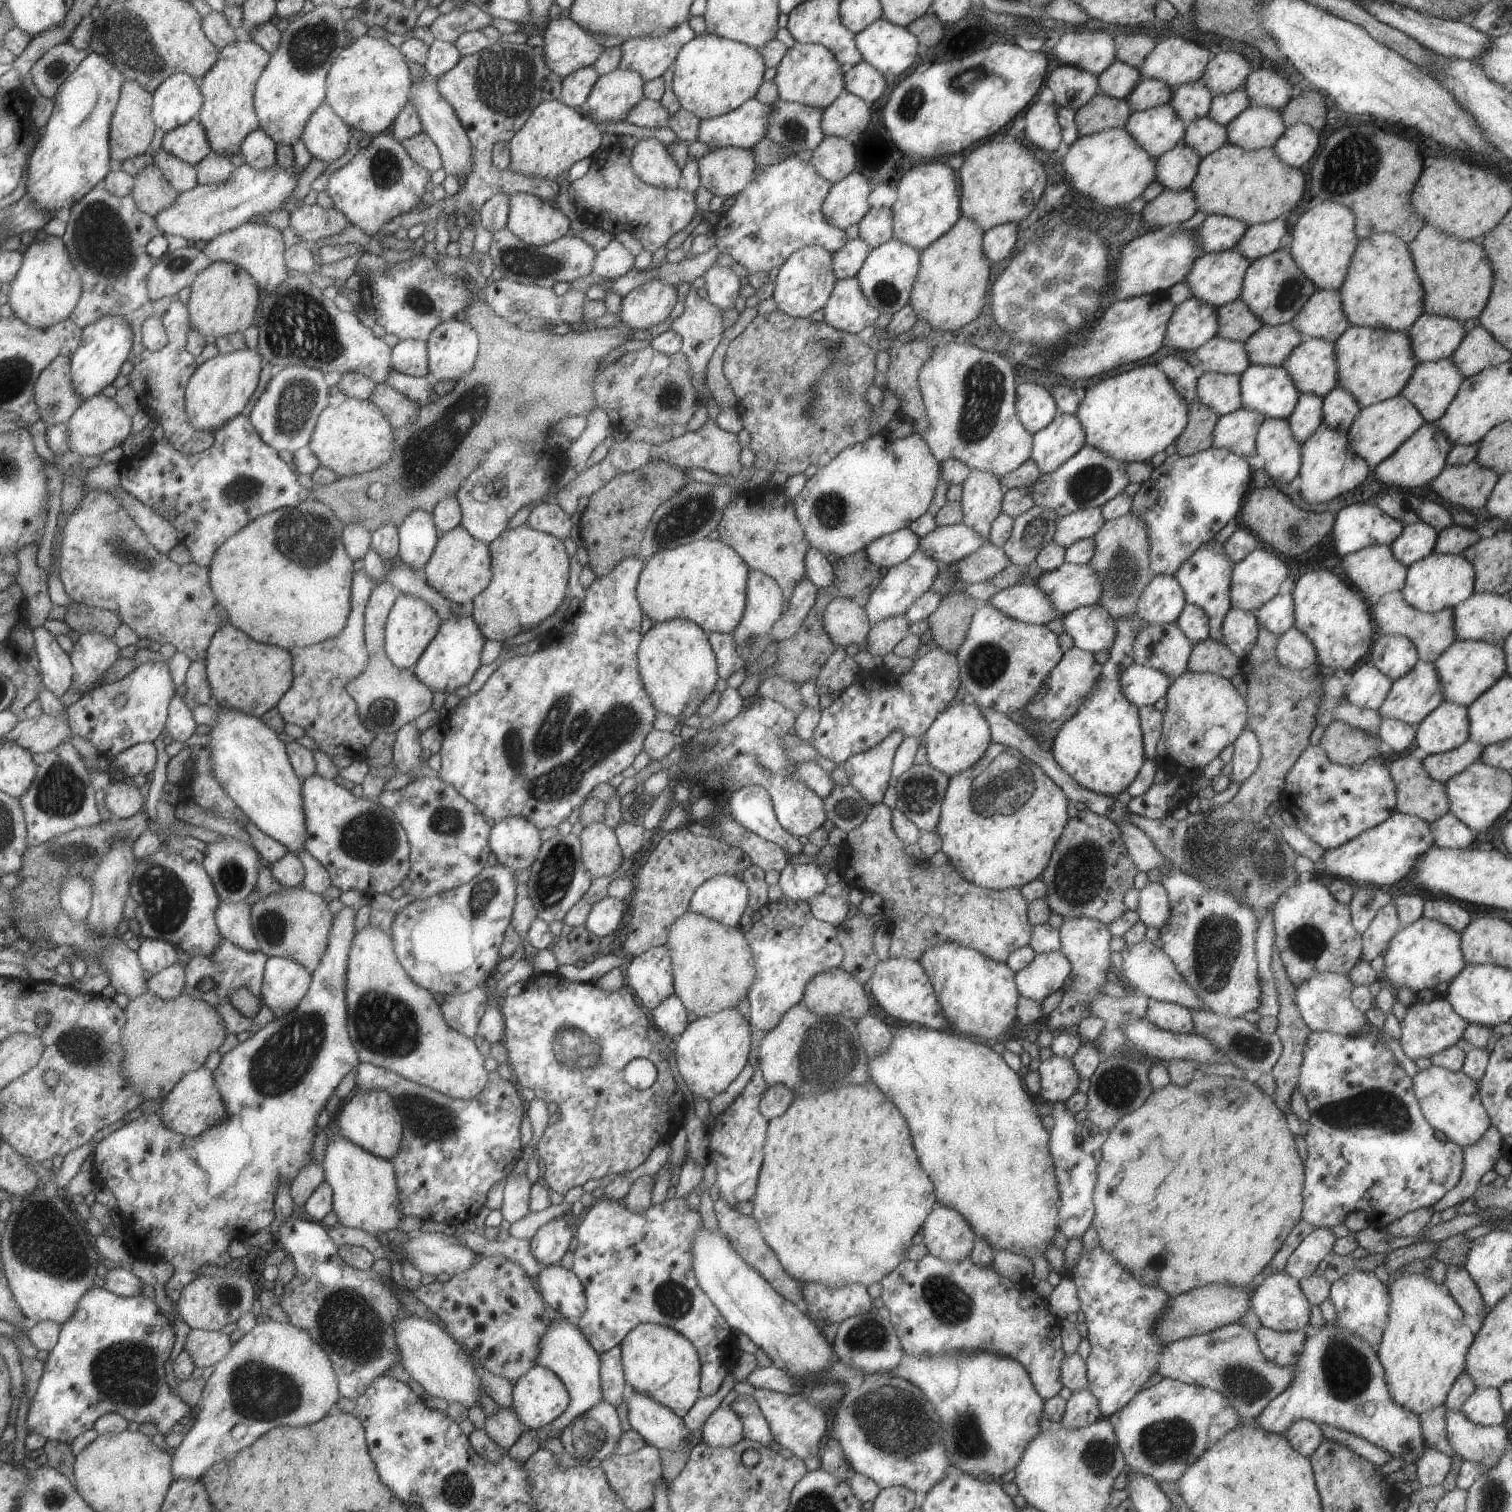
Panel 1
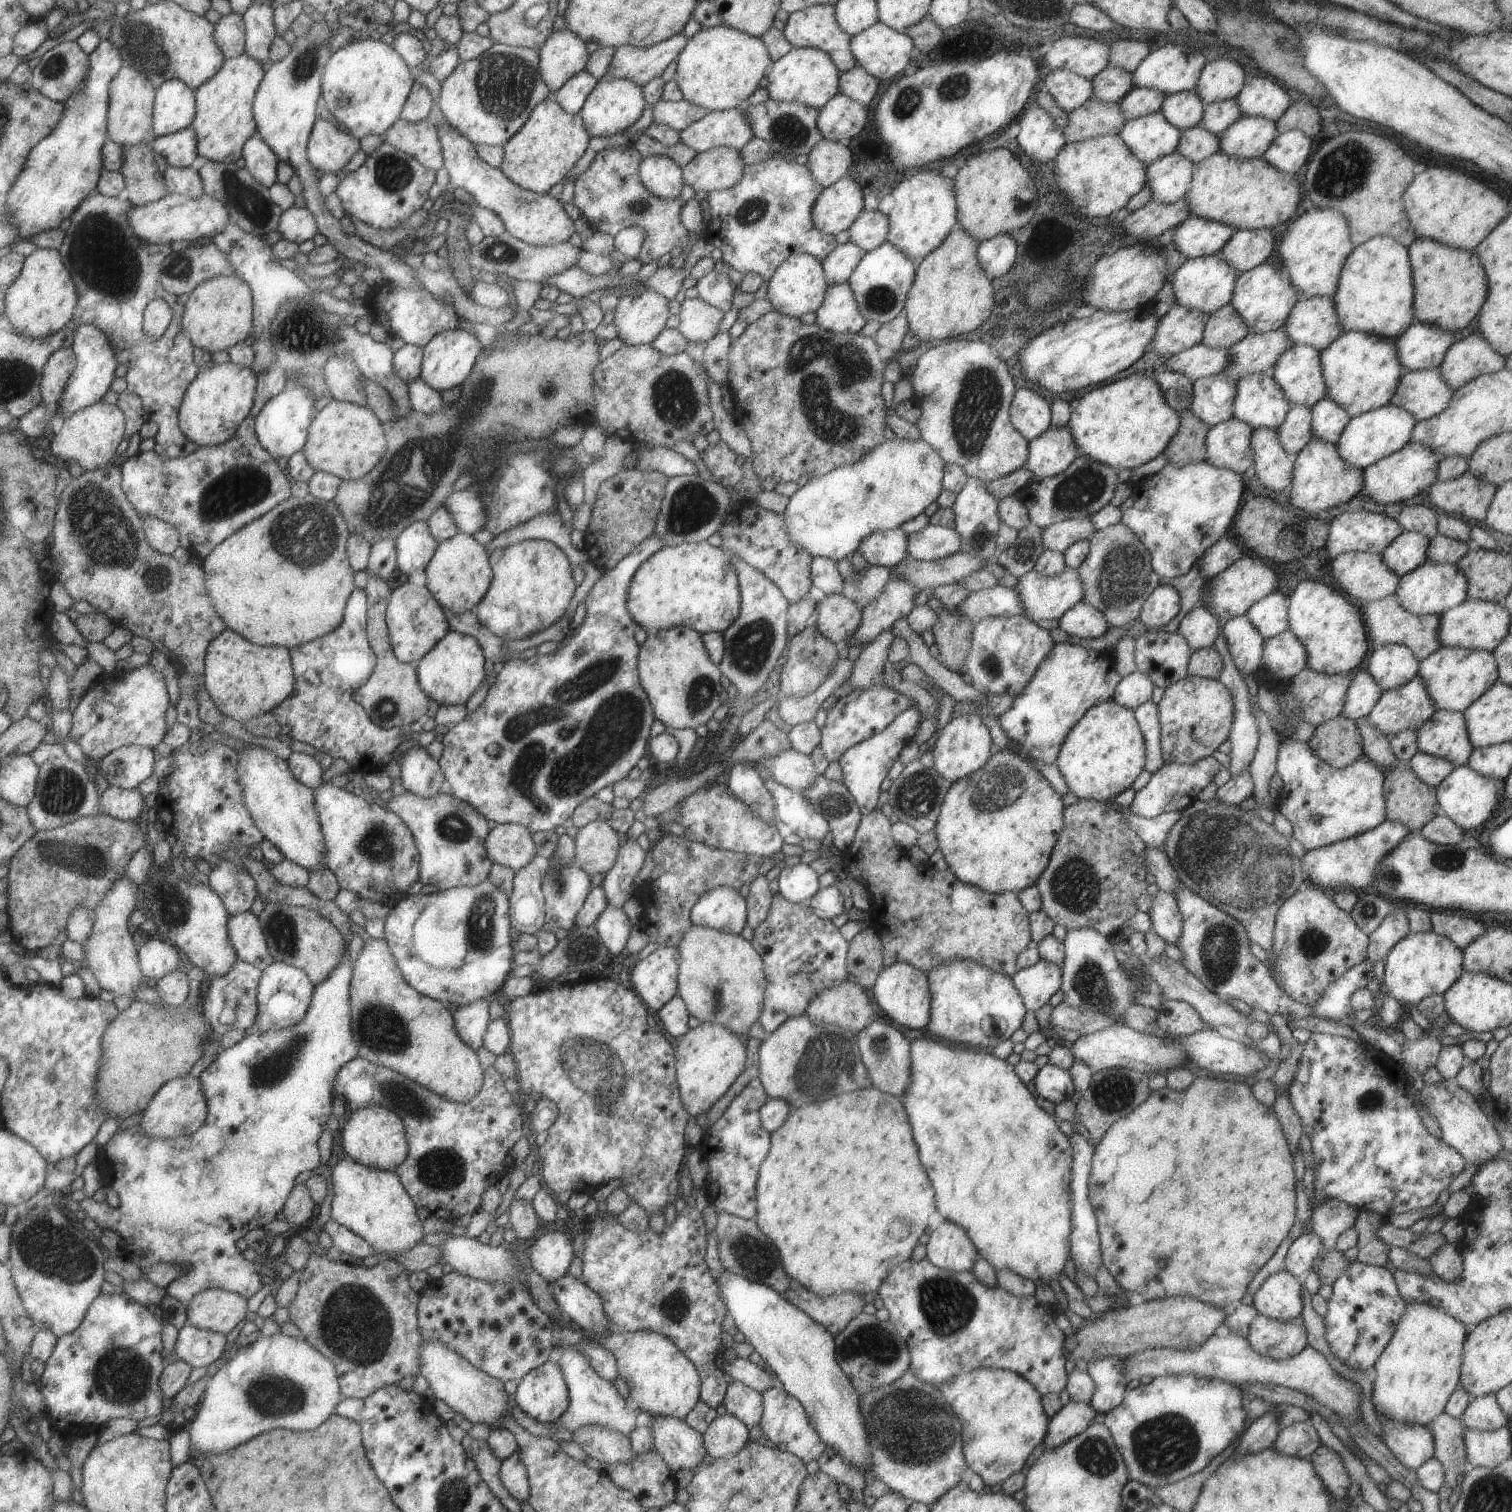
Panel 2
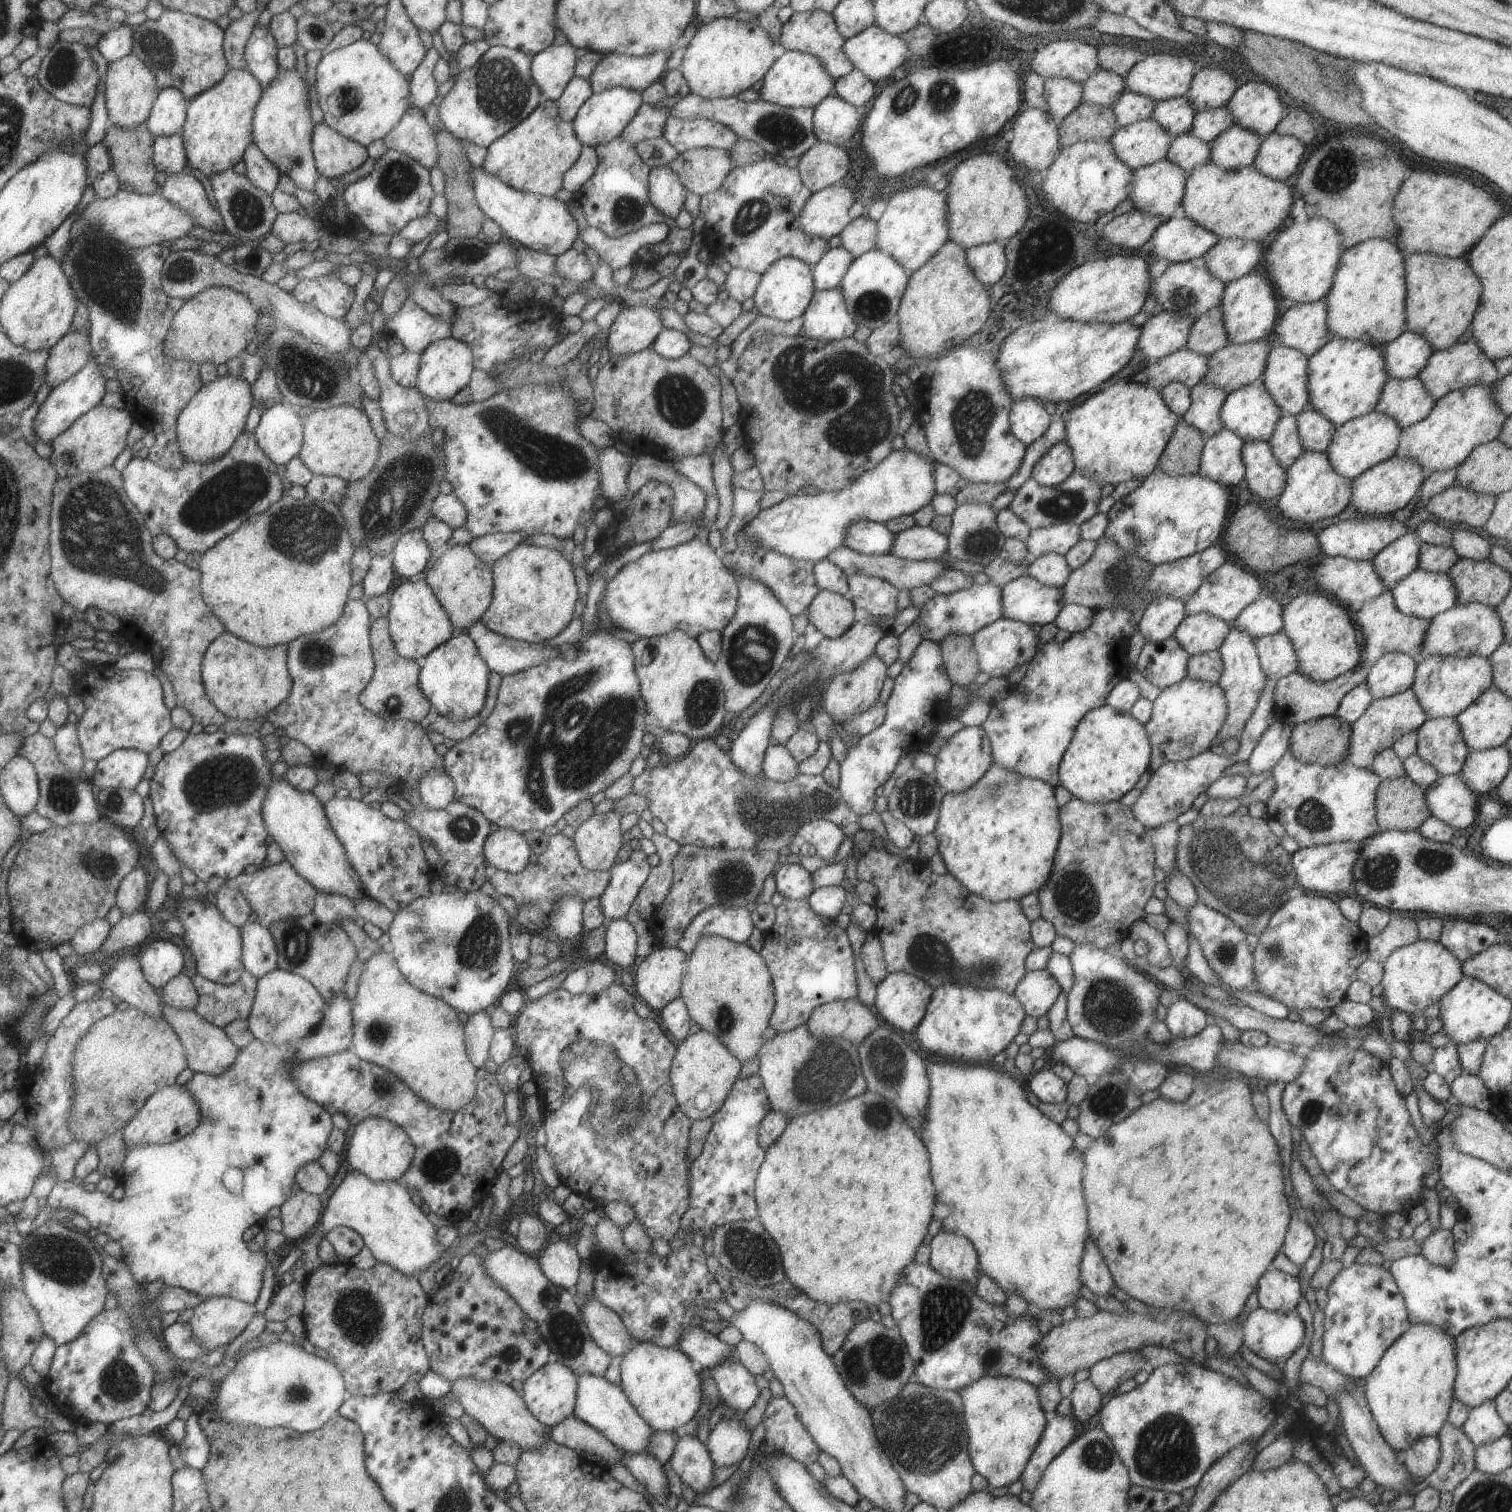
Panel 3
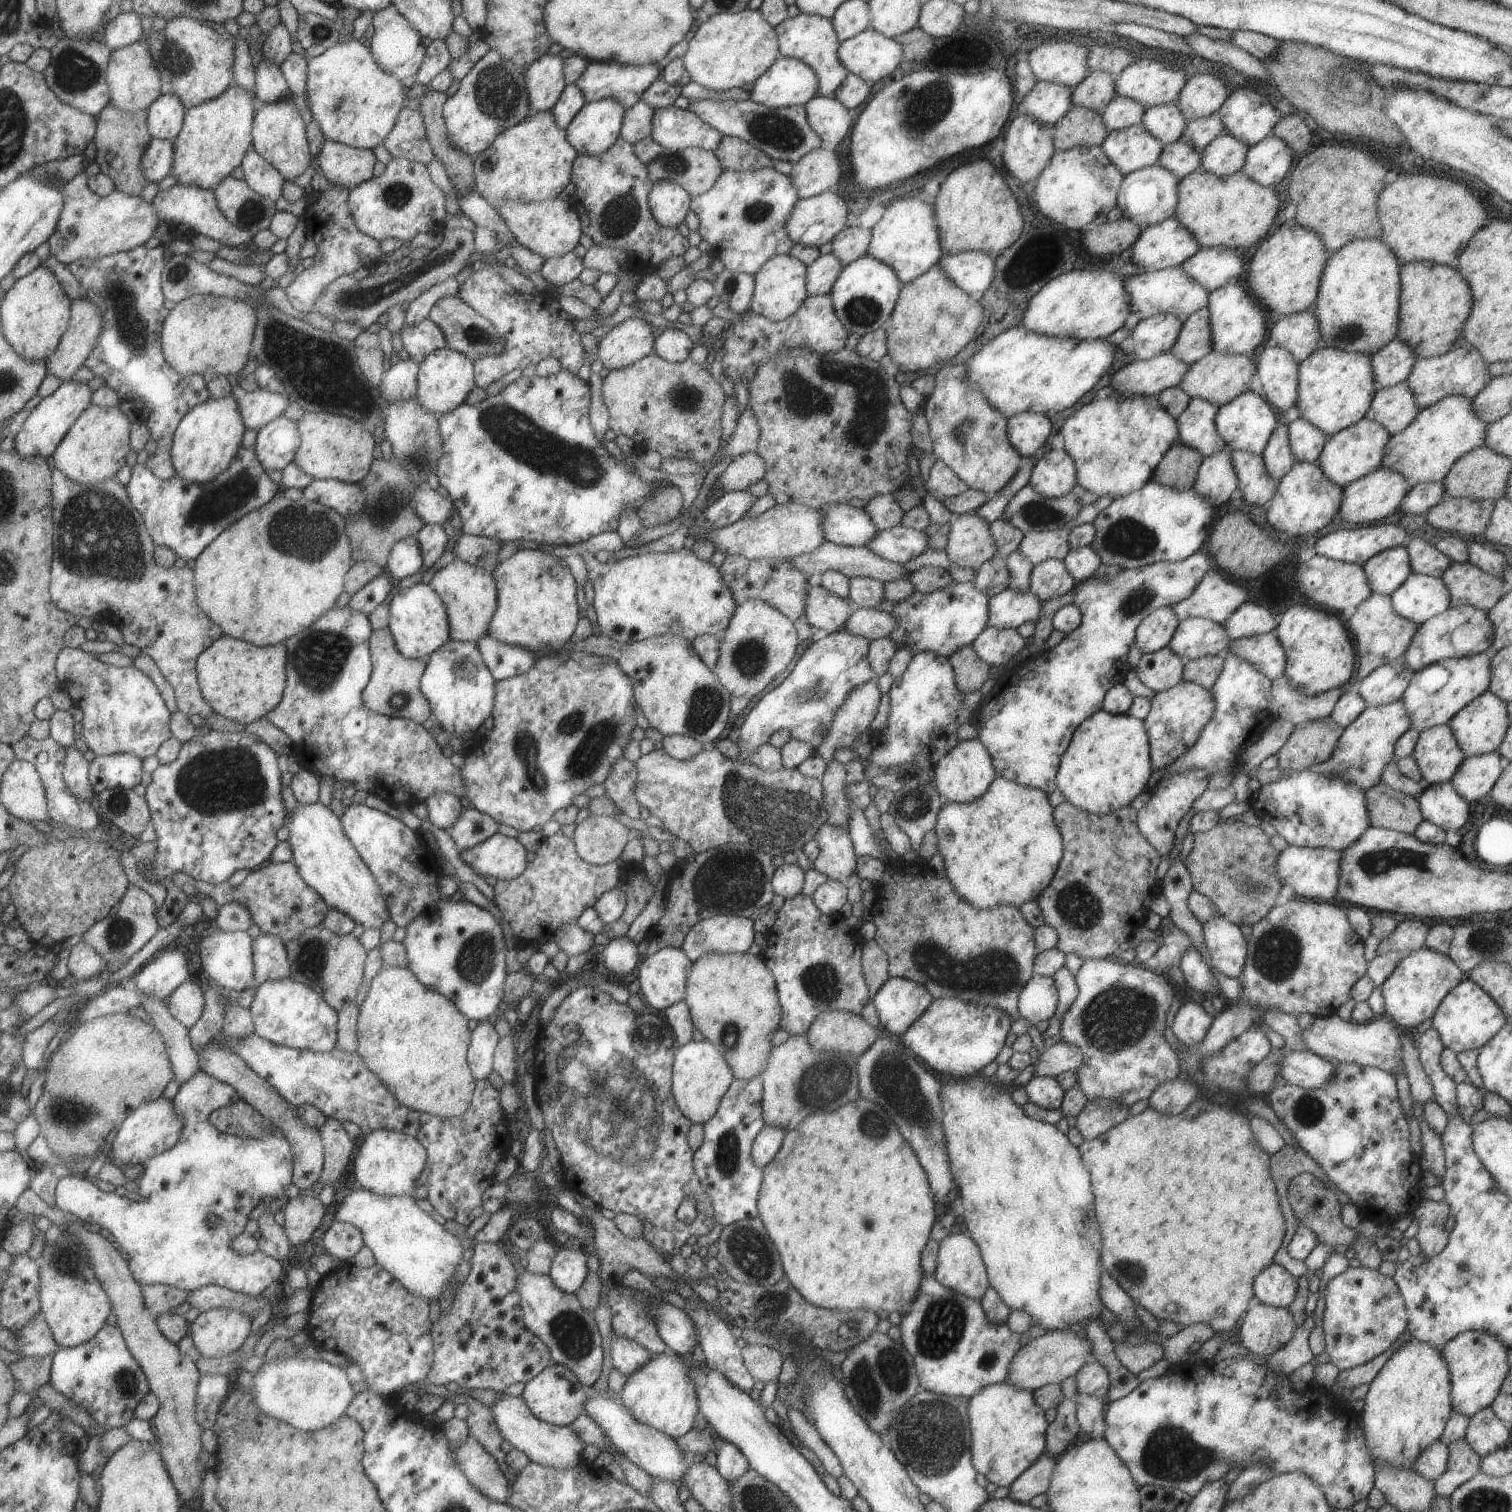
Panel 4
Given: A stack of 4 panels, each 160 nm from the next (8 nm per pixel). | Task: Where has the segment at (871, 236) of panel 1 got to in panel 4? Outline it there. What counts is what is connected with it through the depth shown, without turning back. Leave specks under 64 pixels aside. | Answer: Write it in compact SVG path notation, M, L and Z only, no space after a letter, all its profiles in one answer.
M845 226L830 240L831 253L842 265L849 264L866 254L870 236L870 229Z

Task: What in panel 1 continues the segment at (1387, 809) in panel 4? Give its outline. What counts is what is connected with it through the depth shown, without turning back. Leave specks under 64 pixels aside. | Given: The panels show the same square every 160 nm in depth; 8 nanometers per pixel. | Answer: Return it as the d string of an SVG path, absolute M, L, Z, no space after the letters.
M1408 752L1395 756L1389 764L1388 773L1395 787L1395 812L1413 815L1429 824L1448 811L1444 784L1433 780L1423 770L1421 761L1415 759Z

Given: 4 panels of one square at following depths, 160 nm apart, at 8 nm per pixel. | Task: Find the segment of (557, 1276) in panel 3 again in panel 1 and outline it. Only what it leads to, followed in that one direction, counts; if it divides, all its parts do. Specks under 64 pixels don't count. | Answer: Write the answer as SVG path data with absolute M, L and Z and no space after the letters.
M551 1219L530 1238L530 1253L543 1267L557 1265L571 1242L571 1230L563 1219Z

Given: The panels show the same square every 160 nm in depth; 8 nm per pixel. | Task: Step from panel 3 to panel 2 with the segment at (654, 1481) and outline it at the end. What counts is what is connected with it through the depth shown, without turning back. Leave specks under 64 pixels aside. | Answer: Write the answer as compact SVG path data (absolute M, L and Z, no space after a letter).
M581 1427L572 1432L572 1440L583 1449L588 1457L600 1463L631 1462L637 1454L632 1449L629 1436L601 1427Z

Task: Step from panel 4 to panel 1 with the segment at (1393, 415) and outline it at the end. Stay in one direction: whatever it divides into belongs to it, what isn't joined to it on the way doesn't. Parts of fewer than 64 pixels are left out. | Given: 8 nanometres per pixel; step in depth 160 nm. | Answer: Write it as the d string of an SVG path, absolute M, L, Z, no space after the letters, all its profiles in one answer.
M1450 358L1418 362L1399 396L1419 411L1425 423L1433 424L1443 416L1463 379Z

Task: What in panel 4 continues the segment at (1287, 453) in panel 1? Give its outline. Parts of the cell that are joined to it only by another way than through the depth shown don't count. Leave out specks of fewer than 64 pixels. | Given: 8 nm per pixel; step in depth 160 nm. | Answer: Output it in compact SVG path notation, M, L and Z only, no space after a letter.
M1232 450L1230 461L1243 500L1261 506L1272 499L1277 483L1267 474L1261 455Z

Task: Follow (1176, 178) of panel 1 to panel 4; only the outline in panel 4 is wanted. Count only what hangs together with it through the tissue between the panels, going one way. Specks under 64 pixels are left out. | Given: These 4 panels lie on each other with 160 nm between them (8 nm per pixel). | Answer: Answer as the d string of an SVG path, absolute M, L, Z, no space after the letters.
M1158 164L1134 170L1123 176L1116 196L1116 205L1123 217L1132 220L1143 230L1146 226L1159 224L1174 216L1178 197L1177 184L1176 176Z

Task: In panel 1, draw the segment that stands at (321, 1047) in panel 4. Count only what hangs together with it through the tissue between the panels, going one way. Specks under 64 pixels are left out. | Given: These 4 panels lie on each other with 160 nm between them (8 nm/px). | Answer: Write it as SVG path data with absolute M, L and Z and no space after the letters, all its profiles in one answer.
M267 957L265 974L262 976L262 990L259 1000L262 1006L271 1009L275 1019L289 1014L305 996L311 982L311 974L298 962L285 957Z

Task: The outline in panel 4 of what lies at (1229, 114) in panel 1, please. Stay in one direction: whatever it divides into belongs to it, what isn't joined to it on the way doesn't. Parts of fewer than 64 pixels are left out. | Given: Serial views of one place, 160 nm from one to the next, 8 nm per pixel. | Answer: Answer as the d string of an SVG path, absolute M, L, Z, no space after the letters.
M1217 112L1206 117L1195 118L1186 123L1181 141L1189 143L1200 154L1215 137L1225 135L1223 123Z

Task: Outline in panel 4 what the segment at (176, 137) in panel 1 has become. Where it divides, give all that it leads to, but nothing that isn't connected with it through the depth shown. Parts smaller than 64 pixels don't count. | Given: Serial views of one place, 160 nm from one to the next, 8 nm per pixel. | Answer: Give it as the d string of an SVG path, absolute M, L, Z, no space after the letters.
M153 138L142 158L144 177L148 182L161 182L173 172L174 162L174 141Z

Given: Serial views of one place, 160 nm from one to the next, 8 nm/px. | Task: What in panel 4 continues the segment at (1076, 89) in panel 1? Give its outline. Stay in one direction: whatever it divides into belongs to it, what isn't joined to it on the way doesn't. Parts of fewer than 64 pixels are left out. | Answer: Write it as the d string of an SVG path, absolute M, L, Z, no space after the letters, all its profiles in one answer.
M1035 81L1017 108L1021 106L1020 113L1029 114L1037 122L1051 126L1073 106L1071 91L1062 84Z

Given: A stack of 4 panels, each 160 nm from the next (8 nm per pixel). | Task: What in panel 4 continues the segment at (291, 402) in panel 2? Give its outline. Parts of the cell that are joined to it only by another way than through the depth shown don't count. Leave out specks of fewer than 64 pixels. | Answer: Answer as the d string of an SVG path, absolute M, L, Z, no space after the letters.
M281 415L257 431L253 450L263 468L282 471L293 460L299 443L296 422Z

